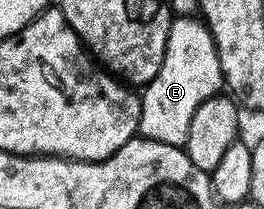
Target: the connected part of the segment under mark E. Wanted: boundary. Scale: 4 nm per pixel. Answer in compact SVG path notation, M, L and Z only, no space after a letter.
M195 16L172 17L161 72L141 90L139 134L161 144L186 147L193 112L197 112L205 100L216 97L224 86L221 60L211 29Z

